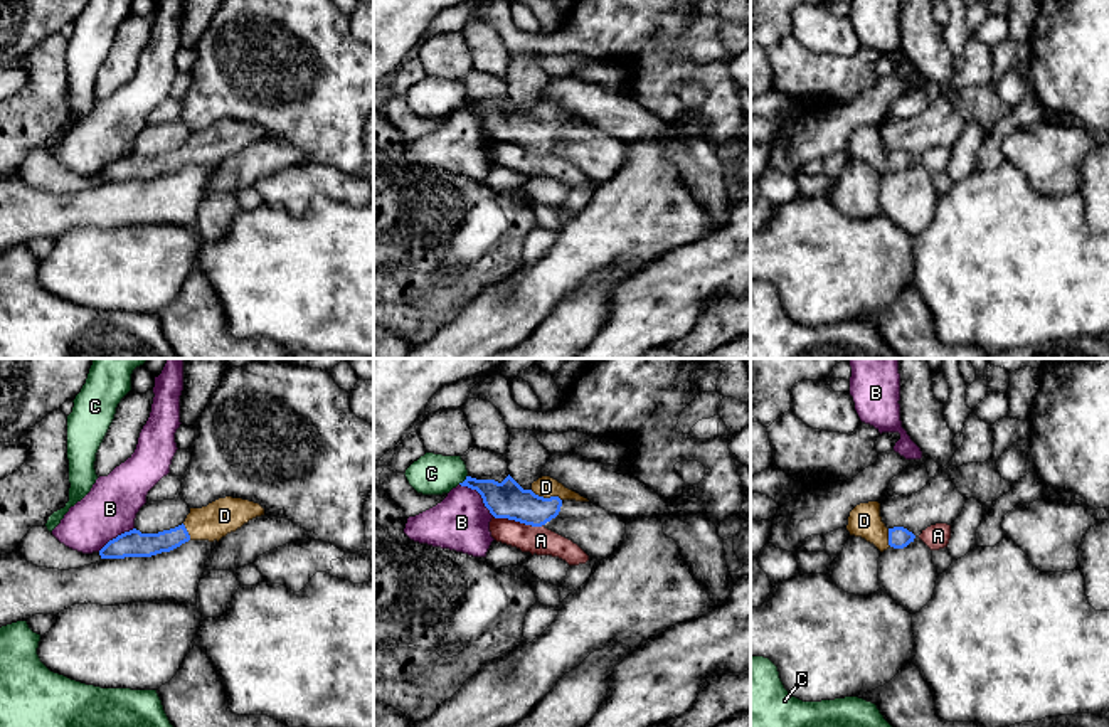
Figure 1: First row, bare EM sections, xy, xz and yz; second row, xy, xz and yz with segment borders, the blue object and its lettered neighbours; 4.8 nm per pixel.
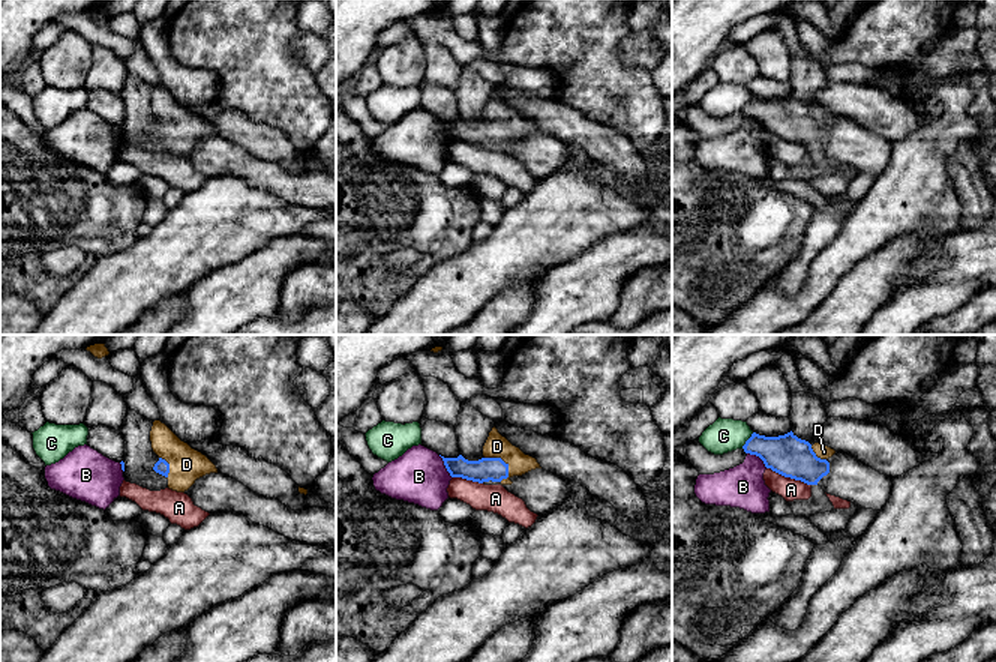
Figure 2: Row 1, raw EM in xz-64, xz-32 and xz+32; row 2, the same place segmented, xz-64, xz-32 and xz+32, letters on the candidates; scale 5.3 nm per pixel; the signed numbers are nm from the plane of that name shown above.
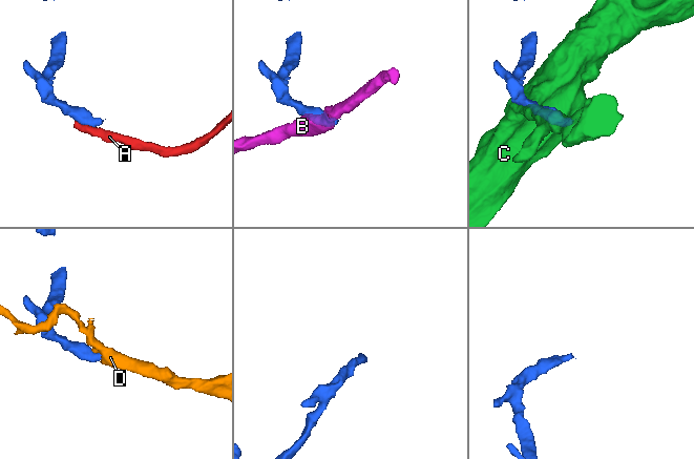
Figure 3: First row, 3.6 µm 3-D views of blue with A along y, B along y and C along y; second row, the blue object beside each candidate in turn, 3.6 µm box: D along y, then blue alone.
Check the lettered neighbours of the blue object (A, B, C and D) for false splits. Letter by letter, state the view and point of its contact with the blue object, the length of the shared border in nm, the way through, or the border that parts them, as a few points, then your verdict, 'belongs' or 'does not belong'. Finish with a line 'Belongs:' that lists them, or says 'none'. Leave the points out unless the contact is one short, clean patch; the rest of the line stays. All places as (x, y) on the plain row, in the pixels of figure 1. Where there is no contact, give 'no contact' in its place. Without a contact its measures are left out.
A: meets blue in xz at (519, 143); contact 240 nm long; border along xz (493, 138), (542, 148); does not belong
B: meets blue in xz at (480, 116); contact 220 nm long; border along xz (460, 106), (473, 111), (493, 138); does not belong
C: meets blue in xz at (465, 103); contact 60 nm long; does not belong
D: meets blue in xz at (546, 122); contact 160 nm long; runs through xz (509, 123), (546, 122), (546, 110); belongs
Belongs: D

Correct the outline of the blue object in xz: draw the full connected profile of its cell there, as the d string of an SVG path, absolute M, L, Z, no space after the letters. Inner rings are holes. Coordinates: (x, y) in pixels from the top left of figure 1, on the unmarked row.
M510 98L501 104L466 99L461 109L476 113L495 141L508 141L542 150L560 135L564 123L589 125L550 99L542 99L523 113Z

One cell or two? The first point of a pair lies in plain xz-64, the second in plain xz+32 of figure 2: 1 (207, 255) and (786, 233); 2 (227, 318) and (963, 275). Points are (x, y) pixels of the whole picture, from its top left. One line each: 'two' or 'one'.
1: two
2: one

